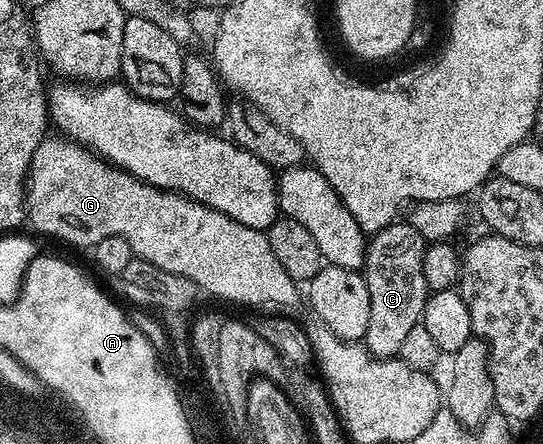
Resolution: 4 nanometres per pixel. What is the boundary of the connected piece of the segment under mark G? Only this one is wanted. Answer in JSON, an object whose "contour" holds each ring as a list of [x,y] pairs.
{"contour":[[[54,134],[36,146],[36,154],[30,159],[30,175],[26,177],[26,214],[28,224],[46,236],[55,236],[66,244],[89,249],[101,239],[119,236],[128,242],[133,255],[140,260],[160,266],[170,274],[192,278],[192,282],[203,293],[218,300],[231,300],[246,308],[255,308],[258,314],[274,314],[279,310],[290,310],[298,300],[299,285],[280,266],[265,231],[249,228],[207,204],[201,204],[183,196],[181,192],[166,192],[136,178],[131,172],[115,168],[103,160],[97,152],[90,151],[85,144]]]}

